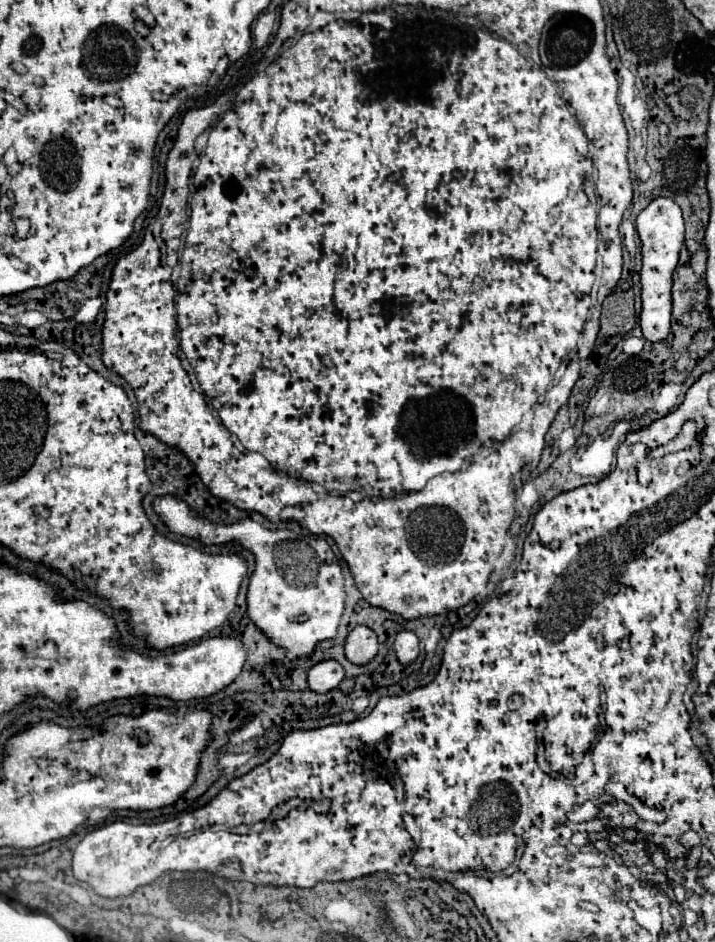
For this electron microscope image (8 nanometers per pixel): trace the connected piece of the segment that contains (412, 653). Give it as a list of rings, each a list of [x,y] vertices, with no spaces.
[[[408,630],[400,632],[400,634],[396,636],[394,650],[396,650],[396,656],[398,656],[400,664],[404,664],[404,666],[412,664],[412,662],[418,658],[418,654],[420,654],[420,646],[418,646],[416,634],[414,634],[414,632],[408,632]]]

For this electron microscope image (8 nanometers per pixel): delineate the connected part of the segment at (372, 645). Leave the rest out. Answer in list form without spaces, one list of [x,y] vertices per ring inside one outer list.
[[[356,626],[346,638],[344,652],[352,664],[358,666],[368,664],[378,652],[378,640],[374,630],[370,630],[368,626]]]

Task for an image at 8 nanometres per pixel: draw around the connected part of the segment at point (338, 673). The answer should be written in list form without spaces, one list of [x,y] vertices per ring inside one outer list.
[[[326,660],[326,662],[320,662],[310,668],[308,688],[314,692],[330,692],[330,690],[338,688],[342,678],[344,678],[344,668],[340,666],[340,662]]]

